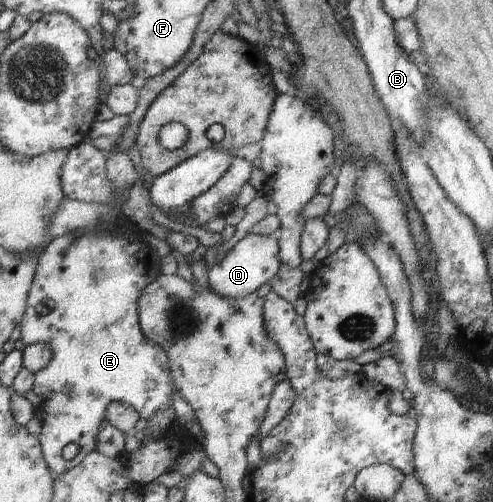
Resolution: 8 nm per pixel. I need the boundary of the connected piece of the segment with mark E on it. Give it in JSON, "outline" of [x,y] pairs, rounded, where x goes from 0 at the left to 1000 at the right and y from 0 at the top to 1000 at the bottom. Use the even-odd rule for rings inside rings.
{"outline":[[[254,434],[252,440],[215,442],[189,456],[160,456],[150,464],[110,474],[105,484],[79,512],[71,564],[55,600],[55,622],[43,643],[43,675],[53,683],[87,683],[108,699],[105,719],[69,743],[65,779],[81,793],[81,819],[87,829],[85,855],[77,867],[87,886],[91,916],[112,946],[132,944],[168,922],[170,912],[193,896],[195,873],[203,851],[217,835],[217,815],[231,801],[260,801],[272,809],[288,833],[298,839],[353,807],[353,755],[343,735],[343,711],[327,687],[298,673],[284,647],[282,596],[290,580],[325,544],[329,506],[288,480],[296,476]],[[266,454],[278,466],[278,480],[260,480],[252,472],[256,456]],[[138,882],[154,882],[162,892],[146,916],[126,910],[126,898]]]}

